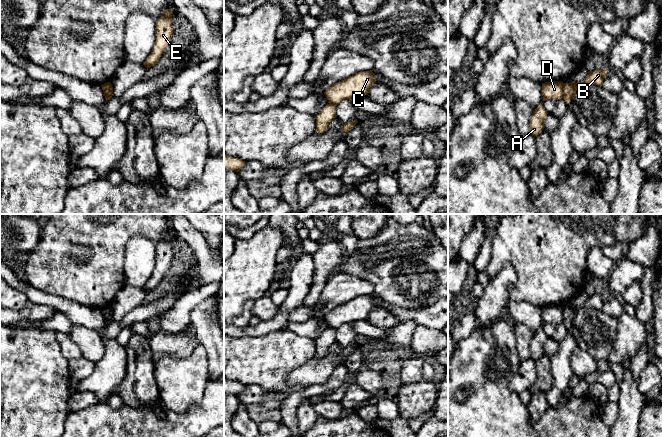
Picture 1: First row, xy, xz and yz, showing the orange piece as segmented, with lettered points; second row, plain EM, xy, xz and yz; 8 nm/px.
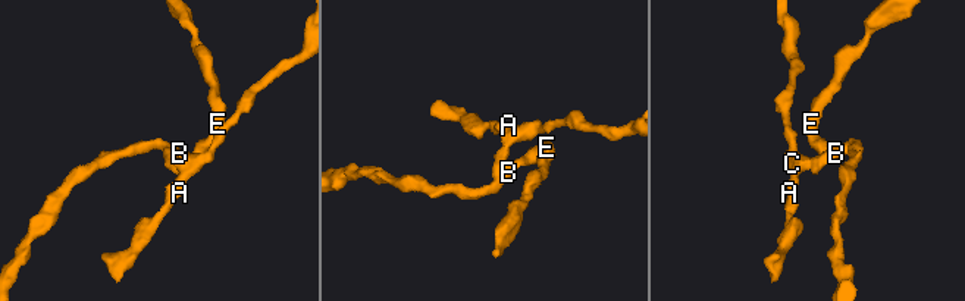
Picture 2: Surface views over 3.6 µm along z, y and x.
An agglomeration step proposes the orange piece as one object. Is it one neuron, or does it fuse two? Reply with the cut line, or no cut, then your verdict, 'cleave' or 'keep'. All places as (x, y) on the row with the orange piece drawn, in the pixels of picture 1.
cut in yz along (562, 83), (563, 97); cleave

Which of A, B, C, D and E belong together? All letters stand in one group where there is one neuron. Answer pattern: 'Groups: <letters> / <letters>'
Groups: A C D / B E

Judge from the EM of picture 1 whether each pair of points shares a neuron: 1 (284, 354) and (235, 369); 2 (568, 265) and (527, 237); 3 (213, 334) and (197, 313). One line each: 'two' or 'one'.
1: one
2: one
3: one

